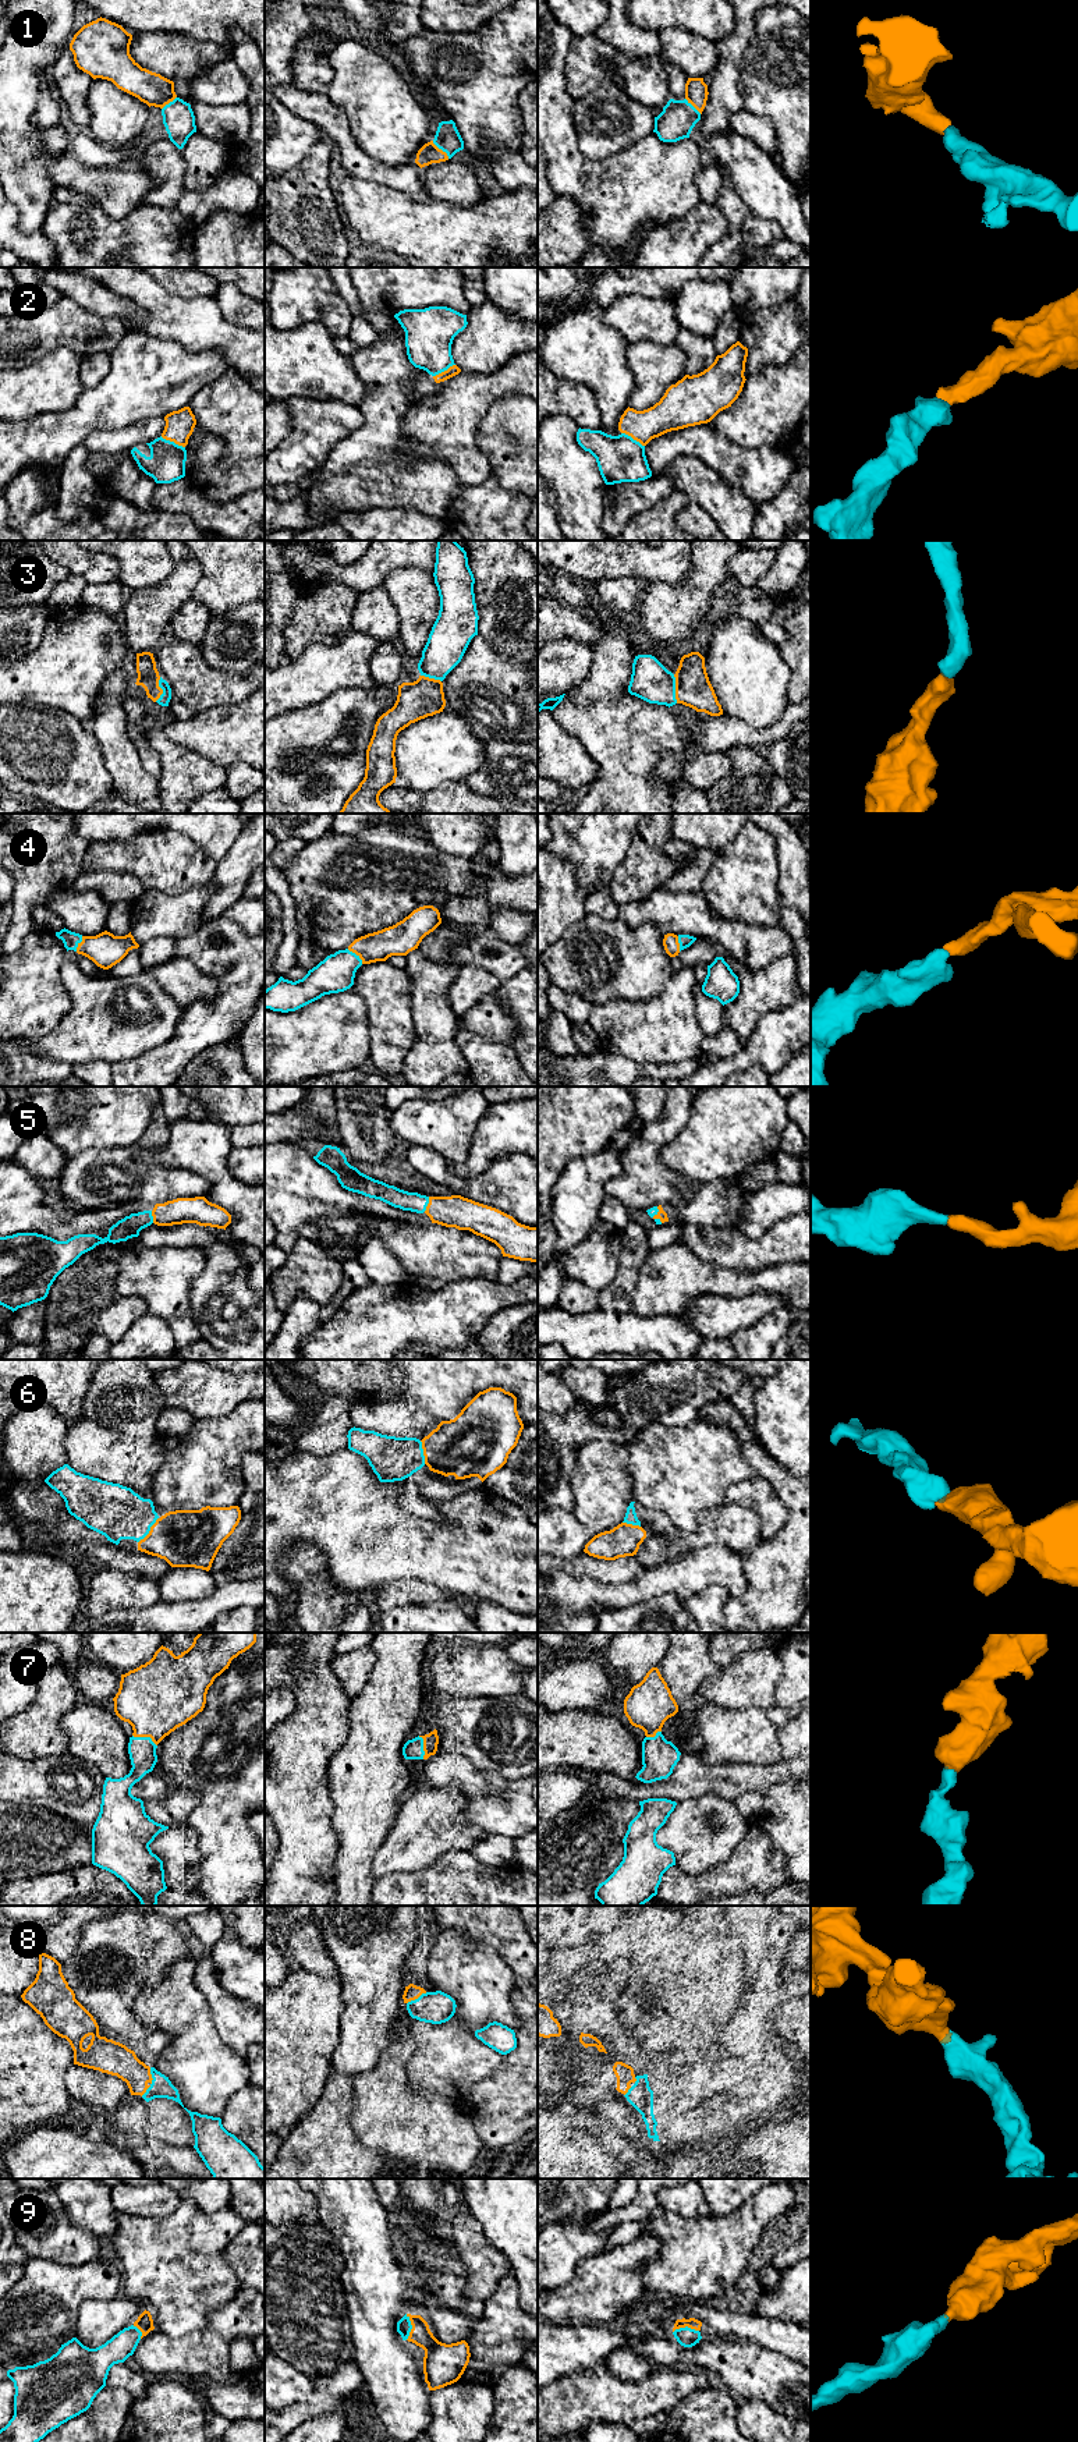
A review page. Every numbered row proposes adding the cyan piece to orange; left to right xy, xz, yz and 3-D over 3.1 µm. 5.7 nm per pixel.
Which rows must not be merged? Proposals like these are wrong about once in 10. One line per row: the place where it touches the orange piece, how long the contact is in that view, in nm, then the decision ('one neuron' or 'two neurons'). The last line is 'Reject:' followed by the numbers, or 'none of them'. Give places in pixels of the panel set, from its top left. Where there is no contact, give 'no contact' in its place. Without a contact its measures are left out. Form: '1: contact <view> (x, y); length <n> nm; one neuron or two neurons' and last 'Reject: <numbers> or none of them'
1: contact xz (440, 149); length 140 nm; one neuron
2: contact xy (173, 440); length 160 nm; one neuron
3: contact yz (676, 688); length 170 nm; one neuron
4: contact xz (355, 953); length 130 nm; one neuron
5: contact xz (428, 1204); length 90 nm; one neuron
6: contact xy (151, 1530); length 190 nm; one neuron
7: contact xy (145, 1736); length 160 nm; one neuron
8: contact xy (151, 2081); length 180 nm; one neuron
9: contact xz (412, 2327); length 150 nm; one neuron
Reject: none of them

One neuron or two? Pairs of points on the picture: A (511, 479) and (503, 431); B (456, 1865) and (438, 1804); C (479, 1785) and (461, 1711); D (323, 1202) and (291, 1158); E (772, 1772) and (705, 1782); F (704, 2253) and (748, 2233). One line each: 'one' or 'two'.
A: one
B: two
C: two
D: one
E: one
F: one

